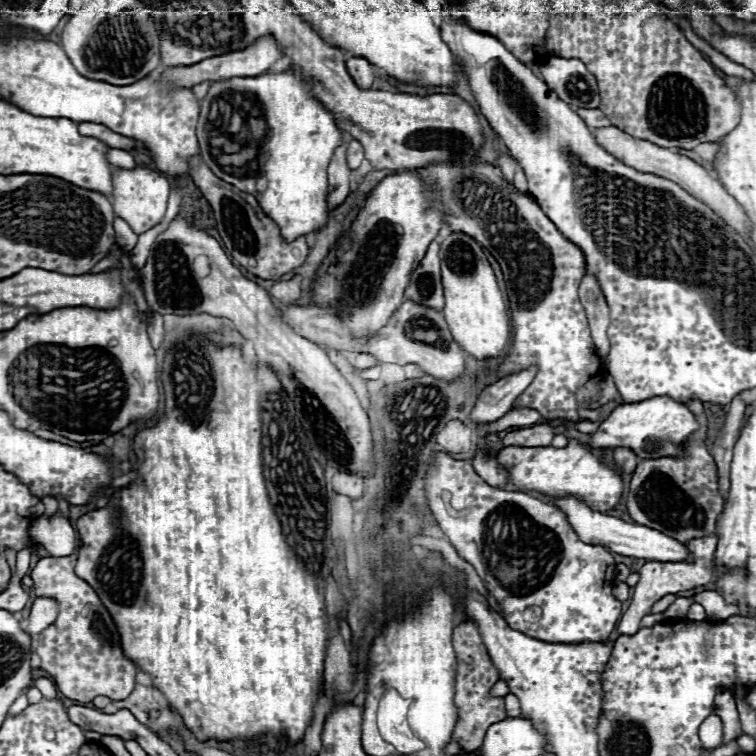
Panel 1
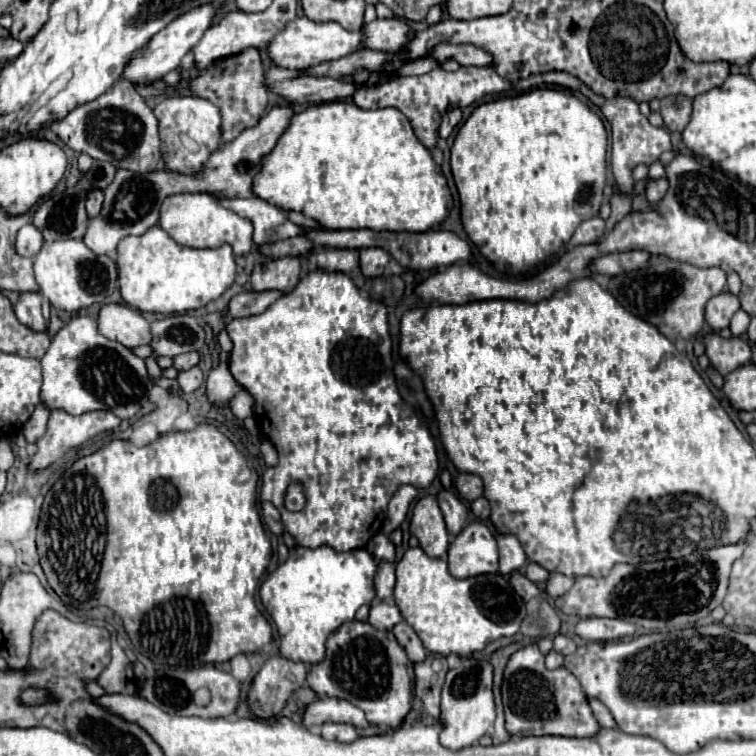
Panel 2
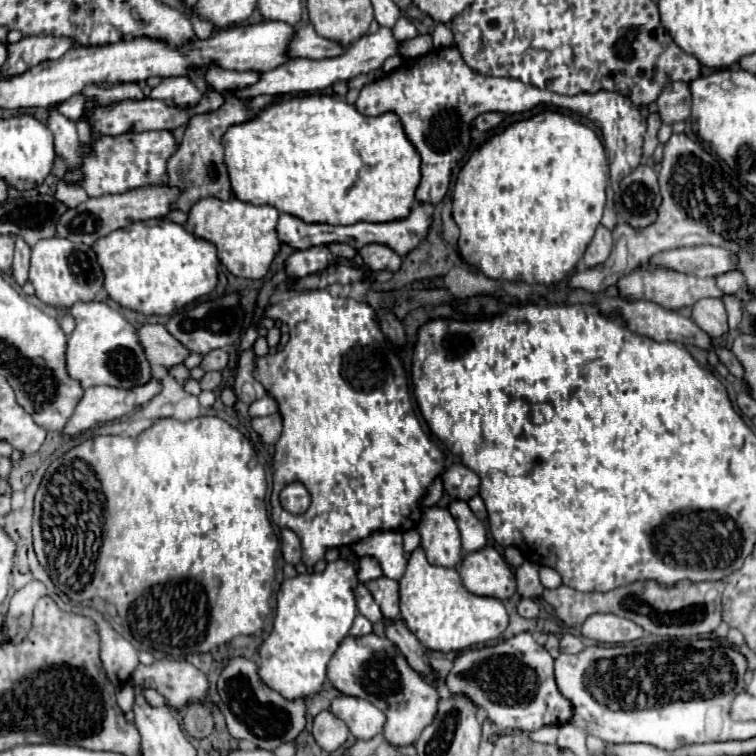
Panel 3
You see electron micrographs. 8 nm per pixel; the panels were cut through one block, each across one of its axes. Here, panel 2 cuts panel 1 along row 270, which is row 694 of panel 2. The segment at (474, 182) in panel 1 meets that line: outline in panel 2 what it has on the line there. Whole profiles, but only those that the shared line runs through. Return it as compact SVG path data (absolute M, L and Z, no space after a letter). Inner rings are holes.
M532 642L524 648L520 648L516 654L510 656L506 670L504 670L504 684L502 684L502 696L504 696L504 712L506 712L506 730L512 736L570 736L570 738L590 738L600 730L600 724L596 722L586 694L574 674L570 674L566 668L548 670L544 664L544 654L538 650L538 644Z

